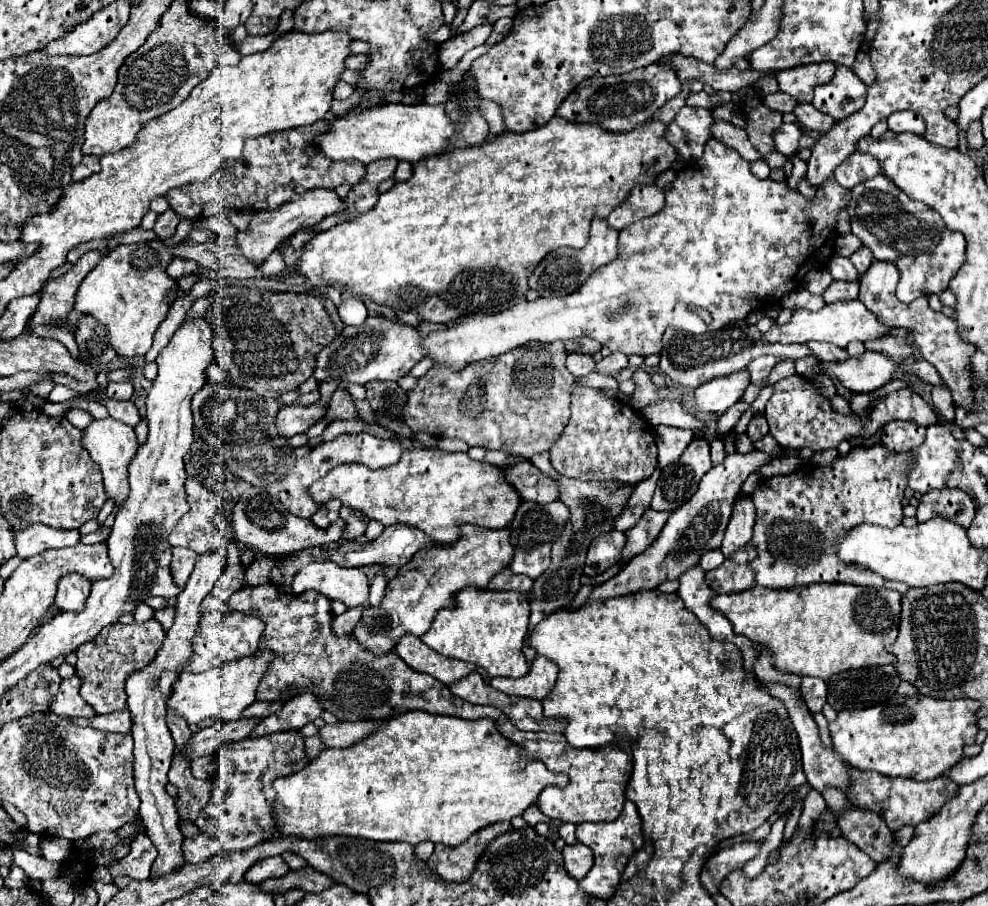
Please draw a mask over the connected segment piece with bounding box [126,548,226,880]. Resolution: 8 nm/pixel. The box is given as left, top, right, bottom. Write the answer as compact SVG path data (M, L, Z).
M220 548L210 554L200 554L196 560L196 568L184 586L184 590L178 596L176 606L176 620L174 626L166 632L166 640L162 650L158 650L156 658L140 672L132 674L126 680L126 694L128 694L128 710L132 712L132 738L134 738L134 782L136 792L142 800L140 804L140 818L144 820L144 830L158 848L158 858L152 866L152 880L172 874L180 866L184 866L184 854L182 854L182 842L184 836L178 830L178 810L174 806L174 798L168 796L166 784L168 784L168 770L172 766L172 756L176 752L176 744L172 740L172 734L166 724L166 700L170 696L172 684L178 680L178 676L186 670L190 664L190 654L194 652L190 646L190 638L194 638L198 630L198 622L202 618L200 604L202 600L212 592L214 584L218 582L222 568L226 564L226 548Z

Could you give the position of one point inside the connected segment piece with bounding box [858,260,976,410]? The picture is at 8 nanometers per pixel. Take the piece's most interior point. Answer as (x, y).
(937, 337)

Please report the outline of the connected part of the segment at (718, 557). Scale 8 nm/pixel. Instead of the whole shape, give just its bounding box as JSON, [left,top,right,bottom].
[700,550,726,570]

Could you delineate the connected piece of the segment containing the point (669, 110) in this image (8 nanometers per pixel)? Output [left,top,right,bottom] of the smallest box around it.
[652,84,698,124]

